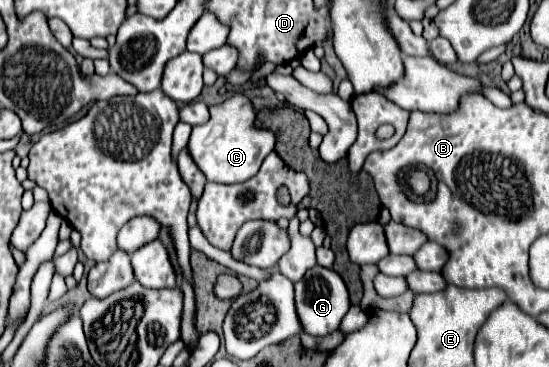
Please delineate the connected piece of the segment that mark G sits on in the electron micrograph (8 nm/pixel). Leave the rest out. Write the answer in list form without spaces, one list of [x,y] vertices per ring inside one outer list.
[[[314,266],[302,280],[298,280],[294,284],[296,290],[296,310],[302,322],[304,332],[312,334],[312,336],[324,336],[334,332],[344,314],[350,310],[350,294],[348,288],[344,284],[344,280],[340,278],[340,274],[336,274],[330,268],[322,268],[322,266]]]

